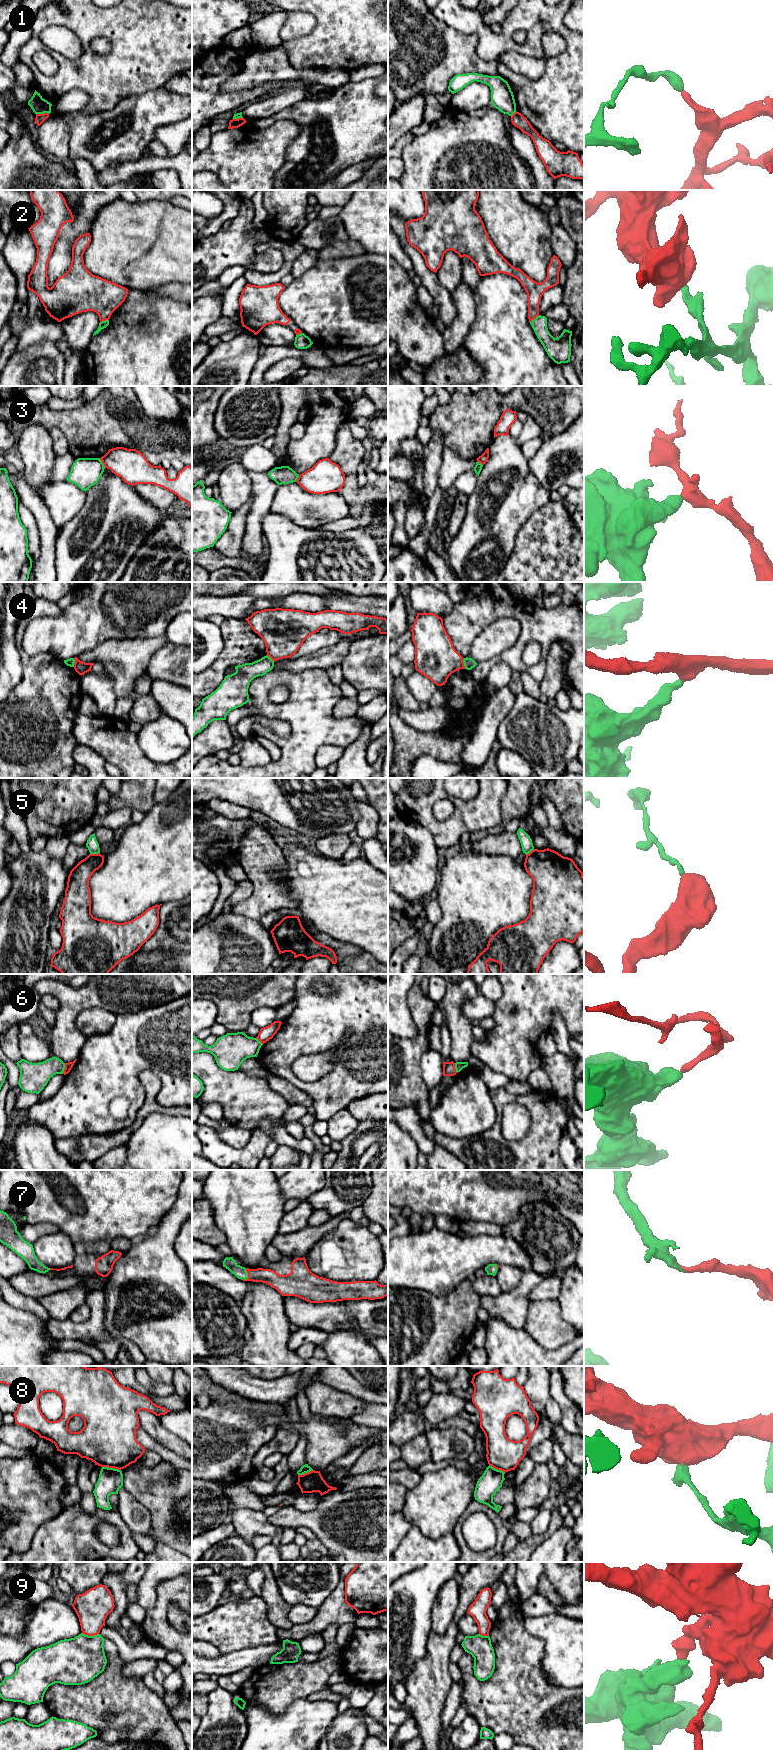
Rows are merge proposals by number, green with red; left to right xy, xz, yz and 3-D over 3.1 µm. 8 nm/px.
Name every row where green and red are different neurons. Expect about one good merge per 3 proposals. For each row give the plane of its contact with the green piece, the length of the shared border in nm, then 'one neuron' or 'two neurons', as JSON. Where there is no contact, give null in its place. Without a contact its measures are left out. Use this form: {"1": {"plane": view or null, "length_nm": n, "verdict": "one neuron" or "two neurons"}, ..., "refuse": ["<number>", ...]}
{"1": {"plane": "xy", "length_nm": 100, "verdict": "two neurons"}, "2": {"plane": "yz", "length_nm": 100, "verdict": "two neurons"}, "3": {"plane": "xy", "length_nm": 90, "verdict": "two neurons"}, "4": {"plane": "yz", "length_nm": 90, "verdict": "two neurons"}, "5": {"plane": "xy", "length_nm": 80, "verdict": "two neurons"}, "6": {"plane": "xy", "length_nm": 90, "verdict": "two neurons"}, "7": {"plane": "xz", "length_nm": 110, "verdict": "one neuron"}, "8": {"plane": "xy", "length_nm": 160, "verdict": "two neurons"}, "9": {"plane": "xy", "length_nm": 140, "verdict": "two neurons"}, "refuse": ["1", "2", "3", "4", "5", "6", "8", "9"]}

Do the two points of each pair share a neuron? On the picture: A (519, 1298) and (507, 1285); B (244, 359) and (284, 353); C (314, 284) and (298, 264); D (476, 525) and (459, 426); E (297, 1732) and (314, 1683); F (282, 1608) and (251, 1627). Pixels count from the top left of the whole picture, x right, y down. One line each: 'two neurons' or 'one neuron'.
A: two neurons
B: two neurons
C: two neurons
D: two neurons
E: two neurons
F: two neurons

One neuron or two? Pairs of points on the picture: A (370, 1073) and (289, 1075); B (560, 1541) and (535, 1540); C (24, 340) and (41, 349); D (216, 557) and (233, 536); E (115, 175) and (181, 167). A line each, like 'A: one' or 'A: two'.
A: one
B: two
C: two
D: two
E: one

